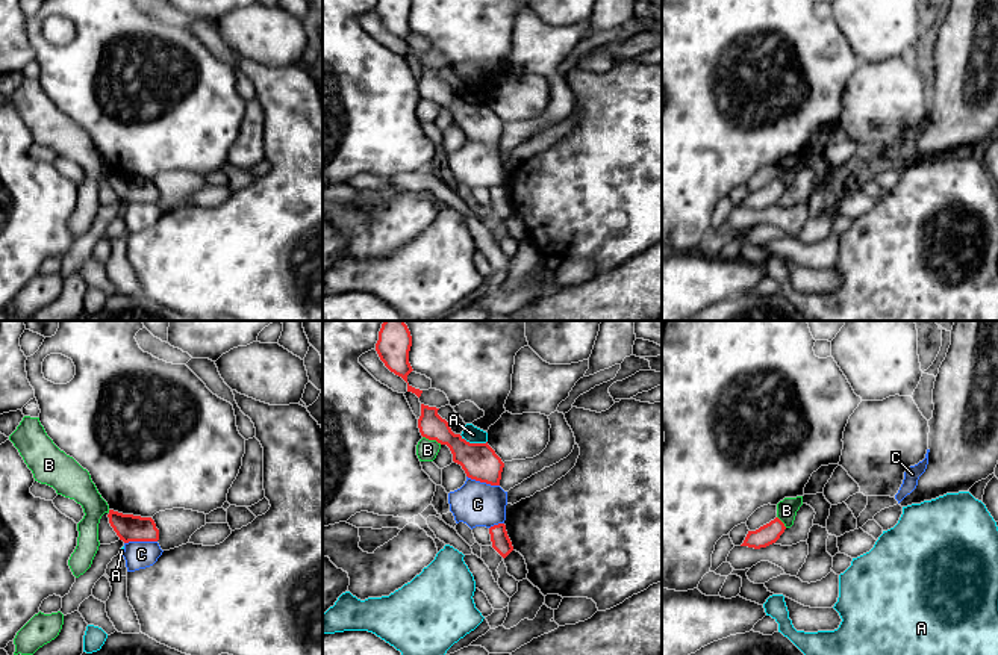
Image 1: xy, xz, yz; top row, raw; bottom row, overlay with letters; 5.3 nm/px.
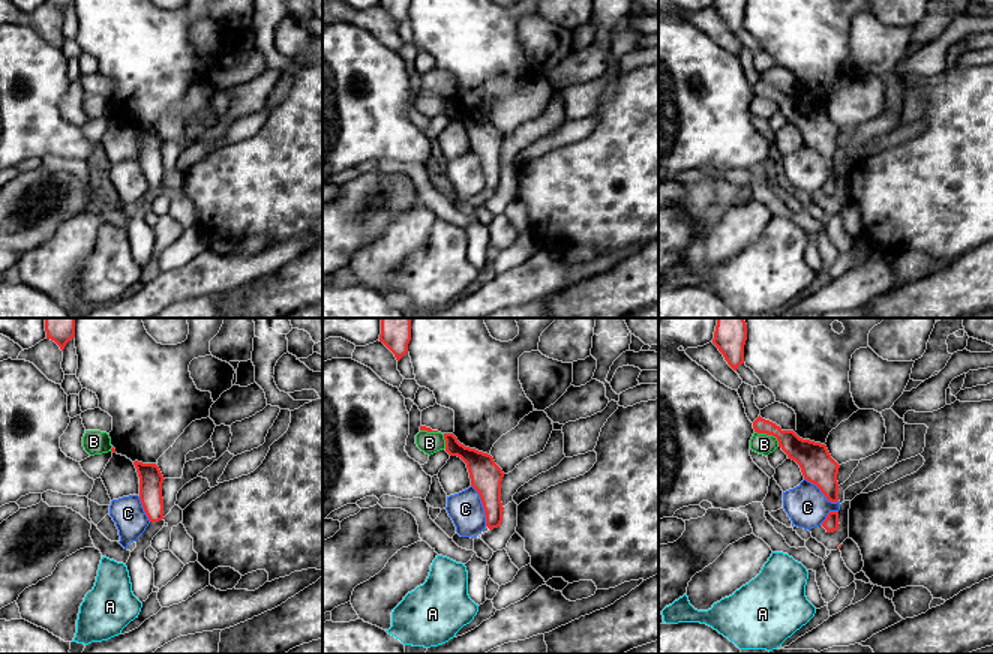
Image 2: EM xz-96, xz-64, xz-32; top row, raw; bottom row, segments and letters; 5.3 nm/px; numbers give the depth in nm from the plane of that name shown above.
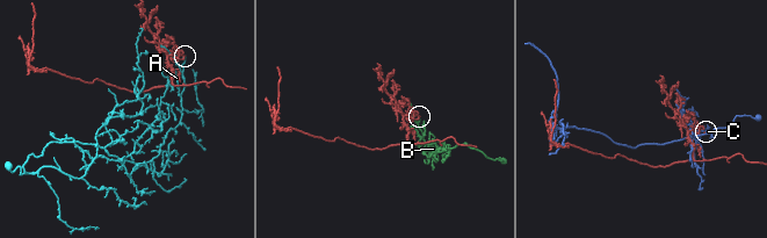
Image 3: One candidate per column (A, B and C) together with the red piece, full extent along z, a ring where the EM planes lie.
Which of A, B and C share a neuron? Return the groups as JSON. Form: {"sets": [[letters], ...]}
{"sets": [["A"], ["B"], ["C"]]}

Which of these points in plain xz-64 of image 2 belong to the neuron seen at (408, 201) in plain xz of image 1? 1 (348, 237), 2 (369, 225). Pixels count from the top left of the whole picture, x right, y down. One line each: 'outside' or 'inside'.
1: outside
2: outside

